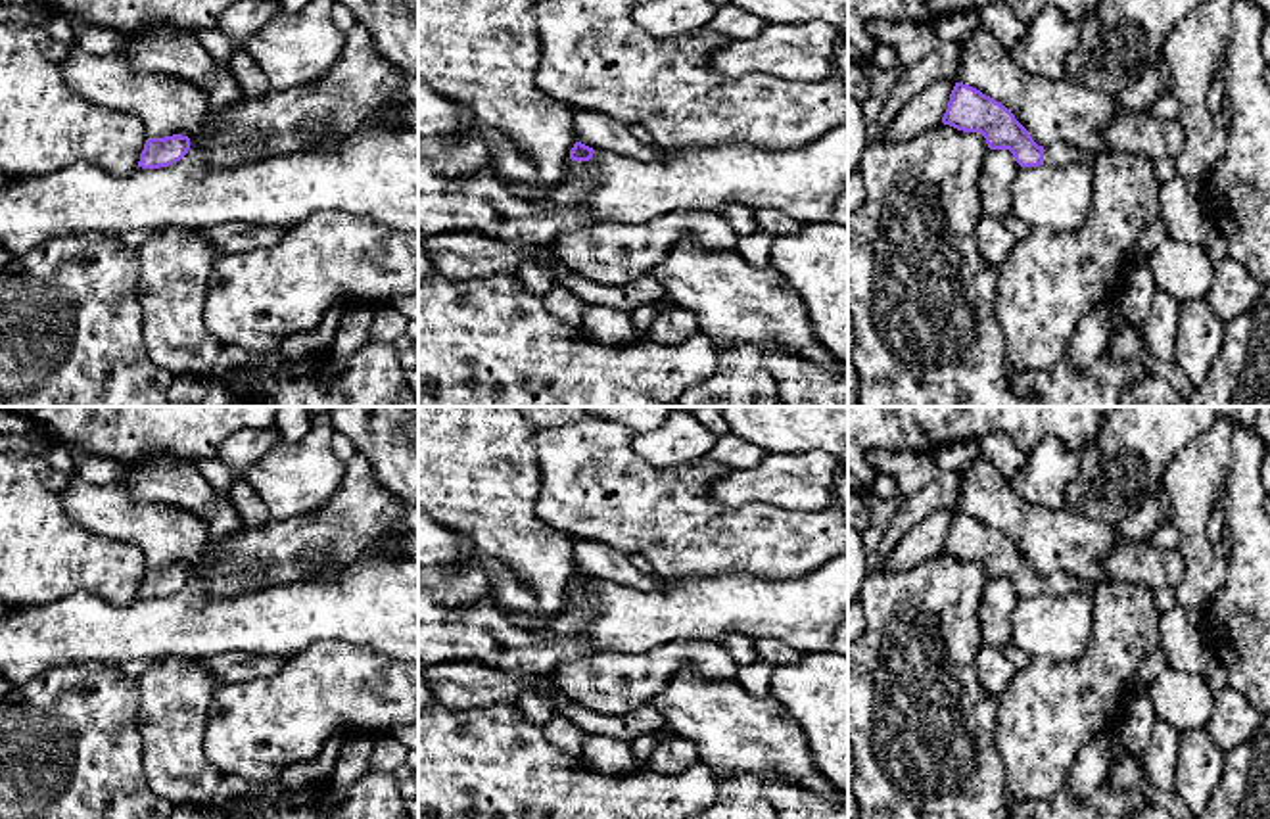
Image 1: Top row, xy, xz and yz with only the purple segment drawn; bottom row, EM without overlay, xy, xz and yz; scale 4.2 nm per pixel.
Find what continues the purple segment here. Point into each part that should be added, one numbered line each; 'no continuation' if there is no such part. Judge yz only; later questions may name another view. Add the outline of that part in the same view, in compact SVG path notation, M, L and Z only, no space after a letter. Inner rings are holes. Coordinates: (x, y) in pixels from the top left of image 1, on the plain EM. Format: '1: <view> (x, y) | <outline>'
1: yz (1059, 584) | M1053 573L1044 581L1044 593L1051 597L1061 597L1067 593L1082 593L1094 597L1095 589L1097 589L1095 583L1070 579L1067 573Z

